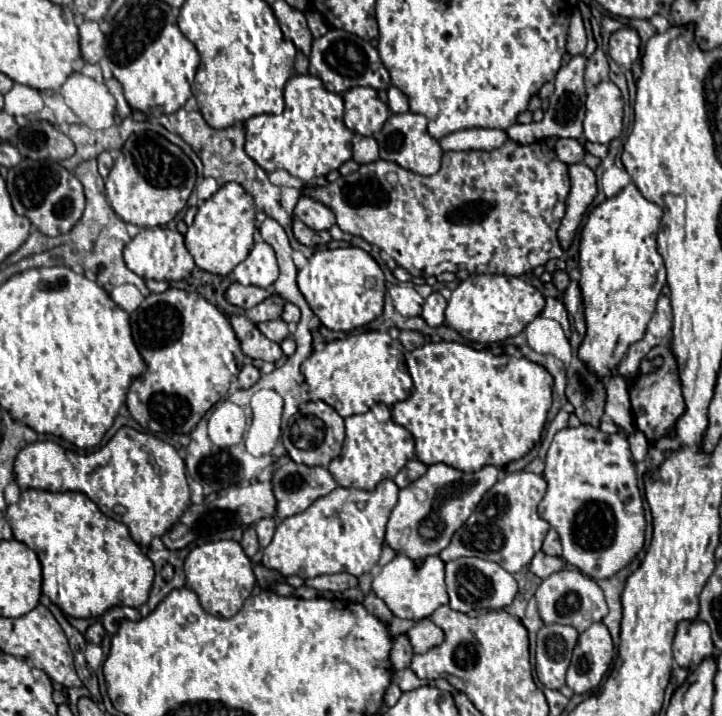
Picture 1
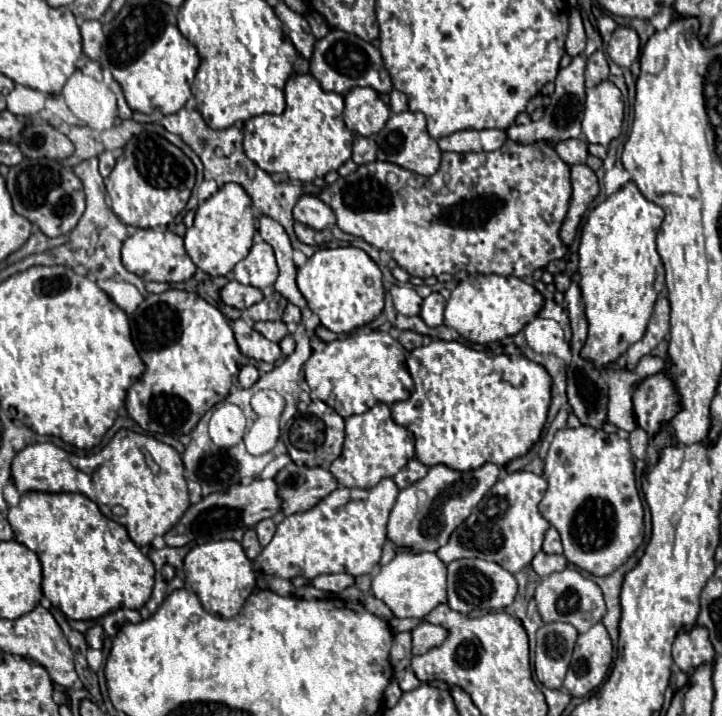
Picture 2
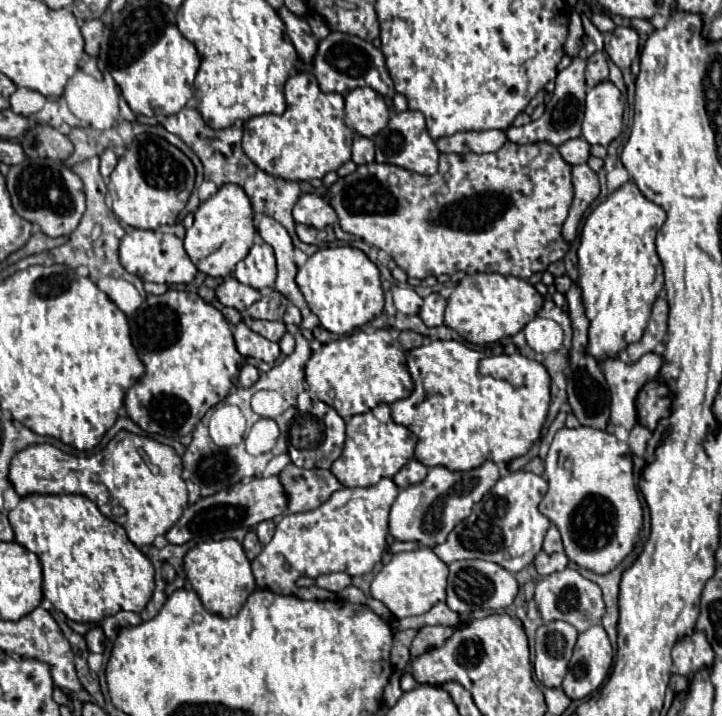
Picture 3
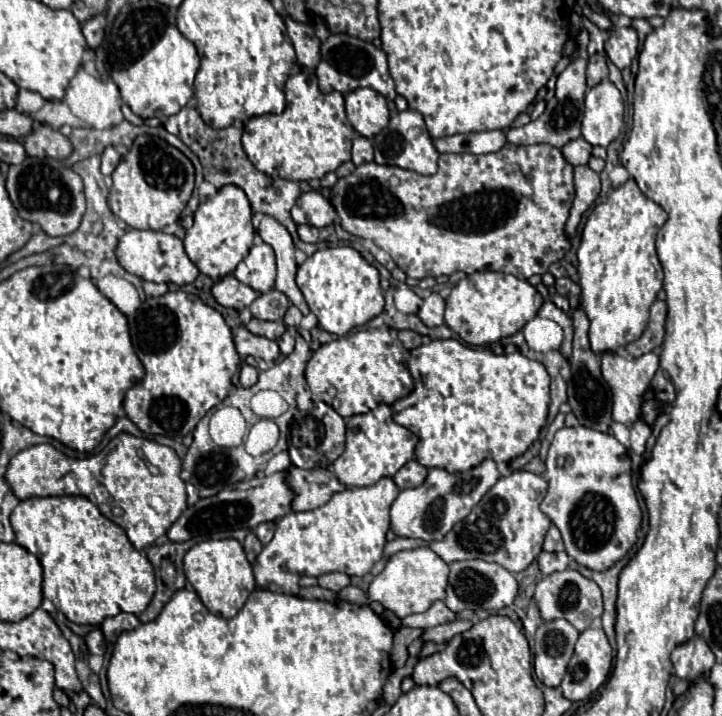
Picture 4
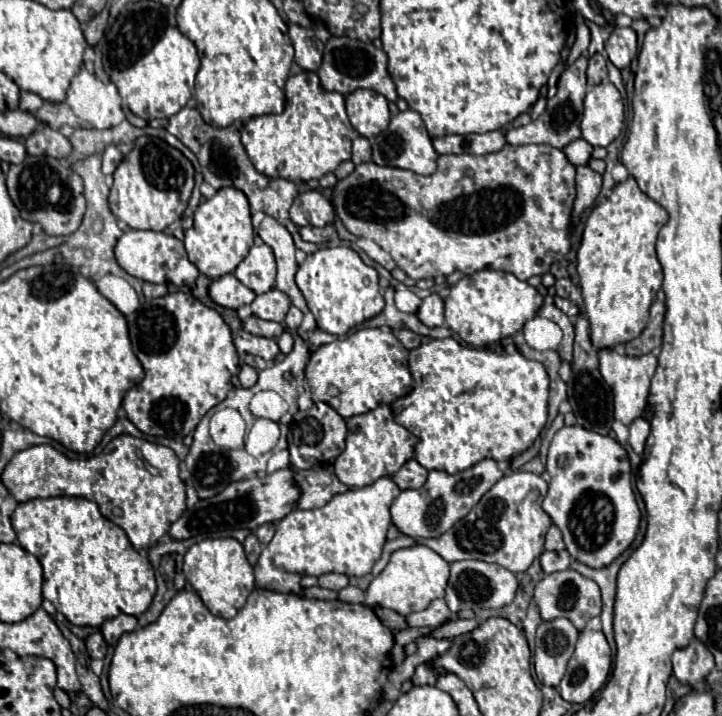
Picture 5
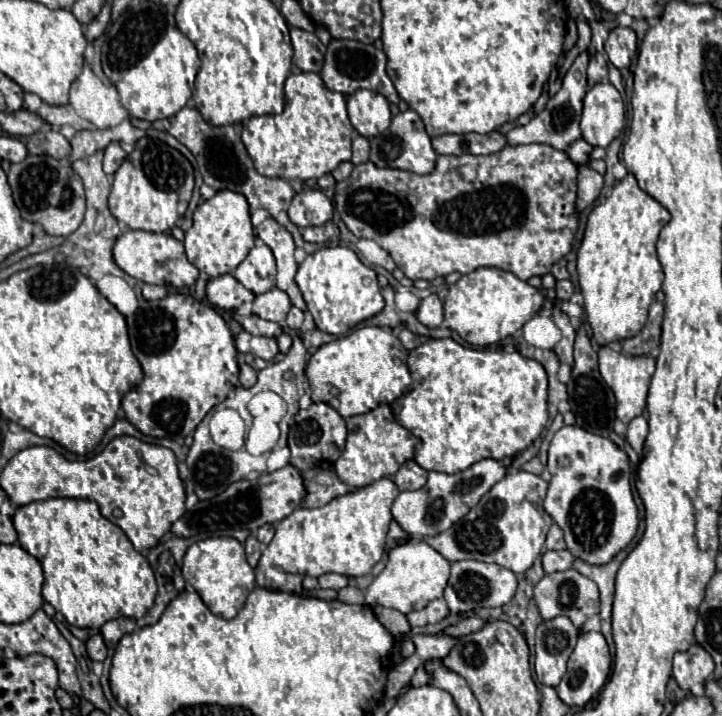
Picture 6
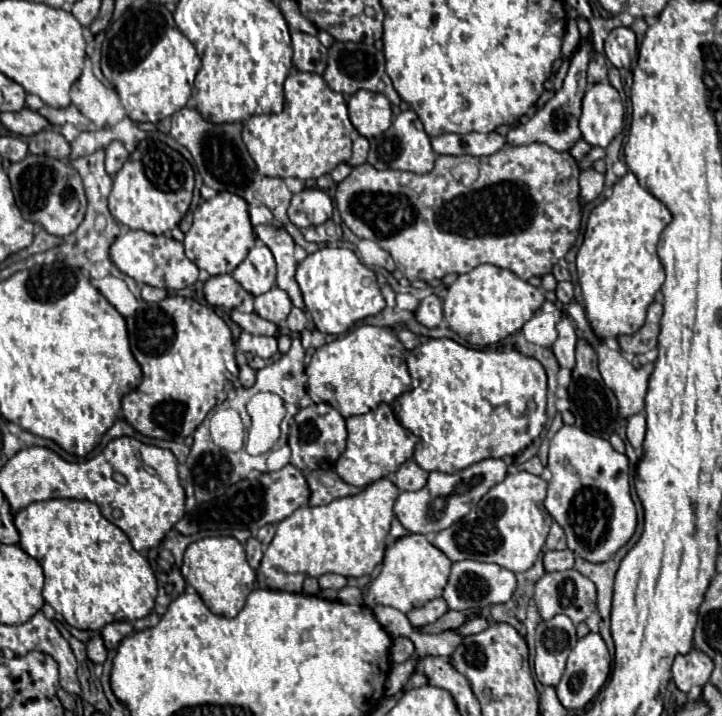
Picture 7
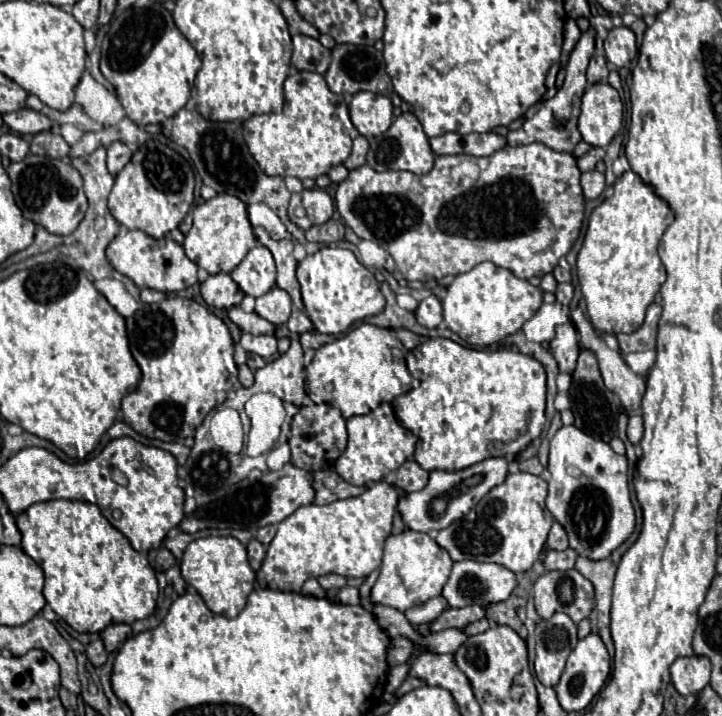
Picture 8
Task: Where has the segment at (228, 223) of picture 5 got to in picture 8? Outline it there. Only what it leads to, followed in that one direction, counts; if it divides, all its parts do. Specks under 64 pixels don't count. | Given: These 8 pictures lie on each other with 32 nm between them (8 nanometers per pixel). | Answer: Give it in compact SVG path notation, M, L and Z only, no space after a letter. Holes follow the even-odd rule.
M218 194L216 198L198 204L192 214L193 224L190 232L186 234L184 250L186 256L200 268L204 268L208 274L232 272L242 262L242 258L256 246L256 236L248 220L246 204L236 196Z

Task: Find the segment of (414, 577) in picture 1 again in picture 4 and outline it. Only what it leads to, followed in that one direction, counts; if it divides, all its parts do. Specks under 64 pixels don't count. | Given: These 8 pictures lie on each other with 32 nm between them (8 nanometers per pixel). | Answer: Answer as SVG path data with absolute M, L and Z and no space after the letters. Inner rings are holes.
M420 546L414 550L400 550L392 554L386 568L372 580L368 588L368 604L380 602L386 610L404 618L408 614L424 612L434 600L444 600L444 590L448 582L448 564L440 560L430 548Z

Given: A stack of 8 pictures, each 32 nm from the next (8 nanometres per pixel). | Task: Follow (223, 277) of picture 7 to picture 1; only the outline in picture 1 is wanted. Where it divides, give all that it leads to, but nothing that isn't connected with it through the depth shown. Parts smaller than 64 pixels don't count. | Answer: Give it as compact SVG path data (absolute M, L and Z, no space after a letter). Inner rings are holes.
M232 282L232 284L226 288L226 292L224 292L224 298L226 298L230 304L234 304L234 306L238 306L238 308L242 308L242 310L248 310L248 308L260 304L266 296L268 296L266 290L262 290L262 288L258 288L258 286L242 286L242 284L238 284L238 282Z

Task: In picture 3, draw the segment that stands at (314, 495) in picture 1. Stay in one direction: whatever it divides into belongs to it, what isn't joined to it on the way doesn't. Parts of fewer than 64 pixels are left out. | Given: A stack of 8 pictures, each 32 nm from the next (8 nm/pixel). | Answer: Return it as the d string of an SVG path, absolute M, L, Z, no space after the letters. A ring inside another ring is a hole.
M288 464L280 472L280 480L288 494L288 512L314 510L316 506L326 502L330 494L342 488L336 476L328 470L306 470L294 464Z

